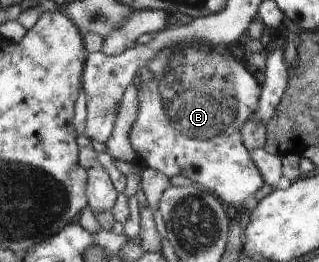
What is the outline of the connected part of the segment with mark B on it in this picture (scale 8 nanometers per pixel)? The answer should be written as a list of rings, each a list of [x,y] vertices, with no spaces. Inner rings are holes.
[[[178,44],[156,54],[146,68],[152,72],[148,82],[141,82],[138,90],[139,110],[130,132],[130,144],[142,167],[164,174],[168,180],[183,175],[193,183],[204,186],[227,207],[240,211],[240,204],[260,190],[264,184],[259,168],[242,140],[242,129],[259,106],[261,86],[256,78],[232,55],[224,56],[206,44]]]

